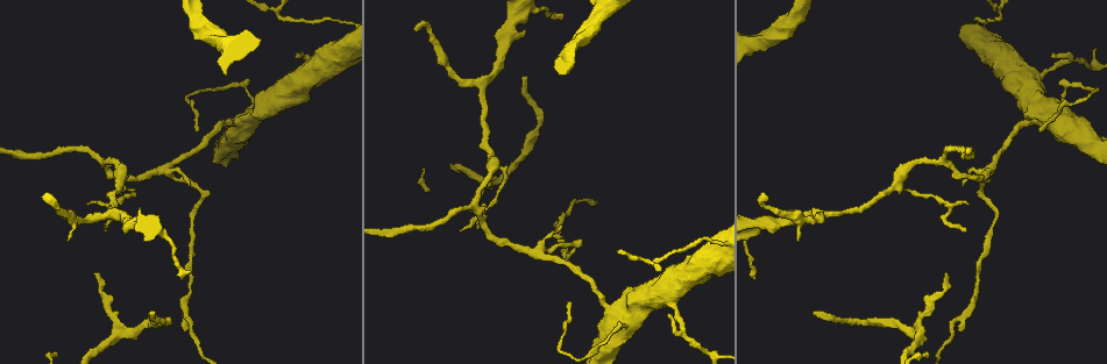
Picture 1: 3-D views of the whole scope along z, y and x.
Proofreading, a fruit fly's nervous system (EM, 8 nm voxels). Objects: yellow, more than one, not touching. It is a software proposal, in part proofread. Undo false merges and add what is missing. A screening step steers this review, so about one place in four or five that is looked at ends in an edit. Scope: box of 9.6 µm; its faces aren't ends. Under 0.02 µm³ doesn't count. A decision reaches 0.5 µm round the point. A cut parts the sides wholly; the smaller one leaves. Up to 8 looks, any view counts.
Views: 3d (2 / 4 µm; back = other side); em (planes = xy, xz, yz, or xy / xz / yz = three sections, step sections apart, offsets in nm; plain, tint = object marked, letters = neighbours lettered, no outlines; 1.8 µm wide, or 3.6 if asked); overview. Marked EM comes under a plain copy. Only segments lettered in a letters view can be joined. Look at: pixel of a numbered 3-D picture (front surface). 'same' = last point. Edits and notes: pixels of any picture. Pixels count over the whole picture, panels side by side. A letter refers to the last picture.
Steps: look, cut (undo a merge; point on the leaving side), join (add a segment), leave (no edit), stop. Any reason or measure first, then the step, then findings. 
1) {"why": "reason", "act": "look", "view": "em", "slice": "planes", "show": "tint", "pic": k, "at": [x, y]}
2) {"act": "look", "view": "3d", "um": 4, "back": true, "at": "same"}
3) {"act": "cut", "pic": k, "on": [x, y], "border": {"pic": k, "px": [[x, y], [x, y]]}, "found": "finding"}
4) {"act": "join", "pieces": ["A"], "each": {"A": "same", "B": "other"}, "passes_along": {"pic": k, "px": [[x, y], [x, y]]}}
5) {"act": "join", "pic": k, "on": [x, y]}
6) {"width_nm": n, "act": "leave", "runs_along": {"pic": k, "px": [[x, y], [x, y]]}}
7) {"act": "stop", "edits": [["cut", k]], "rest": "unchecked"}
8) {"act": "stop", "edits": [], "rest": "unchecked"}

{"why": "thin end", "act": "look", "view": "em", "slice": "planes", "show": "letters", "pic": 1, "at": [469, 210]}

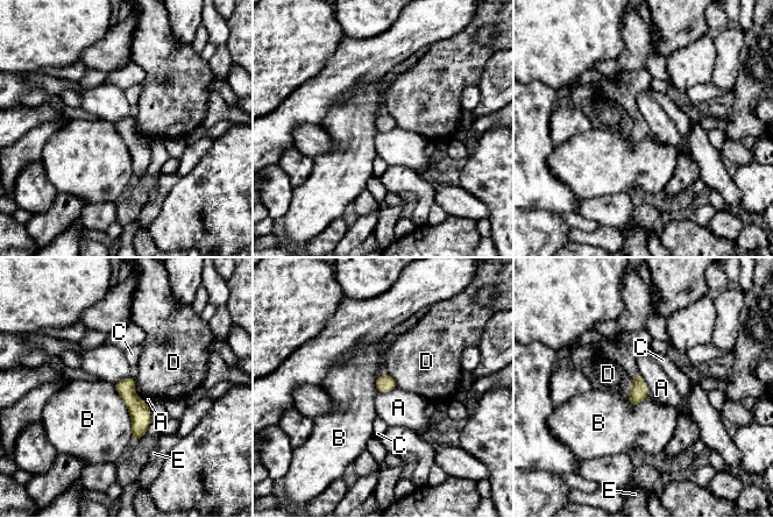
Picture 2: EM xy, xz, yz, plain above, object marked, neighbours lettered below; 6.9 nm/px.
{"act": "leave", "each": {"A": "other", "B": "other", "C": "other", "D": "other", "E": "other"}, "found": "no lettered segment goes on from it"}

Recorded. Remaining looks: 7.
{"why": "three arms meet", "act": "look", "view": "em", "slice": "planes", "show": "tint", "pic": 1, "at": [475, 208]}

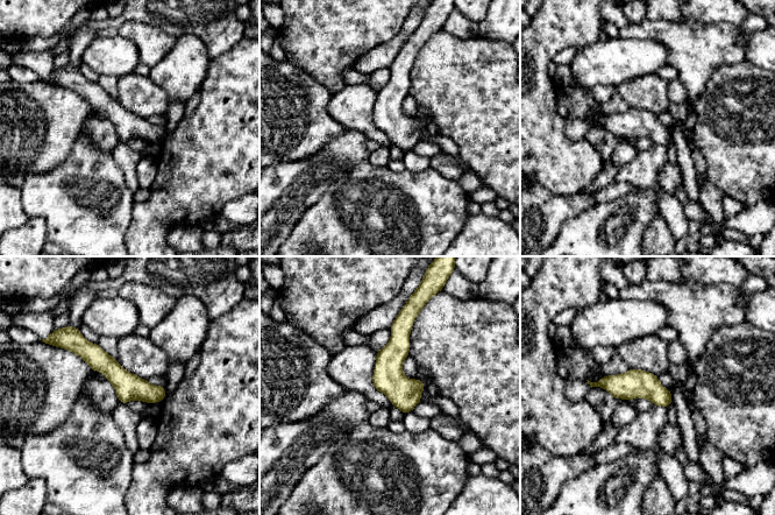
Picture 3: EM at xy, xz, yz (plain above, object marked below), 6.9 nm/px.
{"act": "look", "view": "em", "slice": "planes", "show": "letters", "at": "same"}

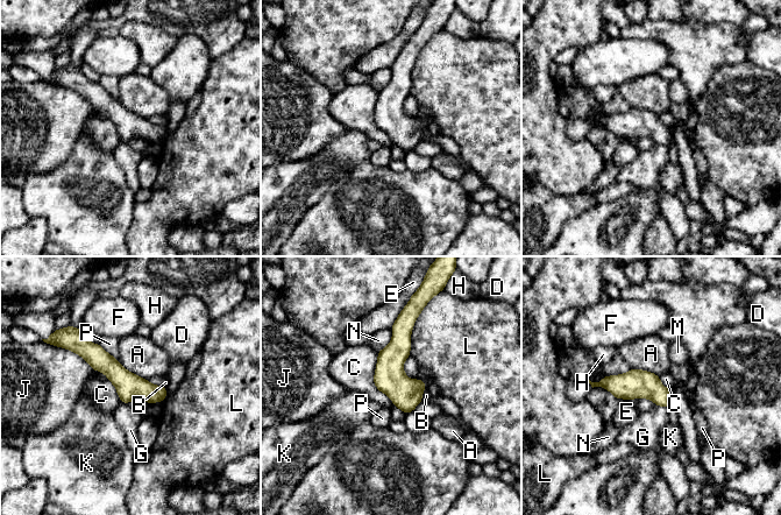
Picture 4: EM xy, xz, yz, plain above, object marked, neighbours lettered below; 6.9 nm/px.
{"longest_contact_nm": ["C", 400], "act": "leave", "each": {"A": "other", "B": "other", "C": "other", "D": "other", "E": "other", "F": "other", "G": "other", "H": "other", "J": "other", "K": "other", "L": "other", "M": "other", "N": "other", "P": "other"}, "border": {"pic": 4, "px": [[377, 351], [374, 385], [395, 406]]}, "found": "all the same cell"}

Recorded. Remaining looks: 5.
{"why": "free end", "act": "look", "view": "em", "slice": "xy", "step": 8, "show": "tint", "pic": 1, "at": [813, 313]}

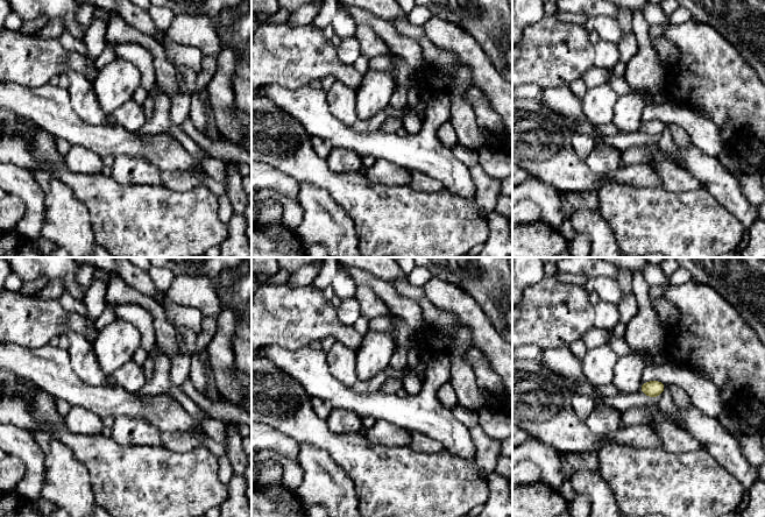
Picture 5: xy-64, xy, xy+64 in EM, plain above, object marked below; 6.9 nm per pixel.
{"act": "look", "view": "em", "slice": "planes", "show": "letters", "at": "same"}

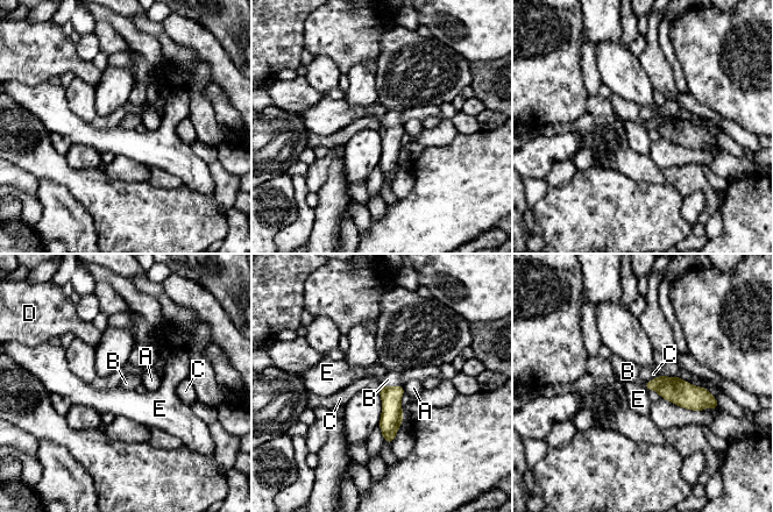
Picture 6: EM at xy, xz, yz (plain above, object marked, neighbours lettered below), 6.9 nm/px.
{"width_nm": 130, "act": "join", "pic": 6, "on": [391, 378], "each": {"A": "other", "B": "same", "C": "other", "D": "other", "E": "other"}, "found": "it goes on there"}

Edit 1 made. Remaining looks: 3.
{"act": "stop", "edits": [["join", 6]], "rest": "unchecked"}

